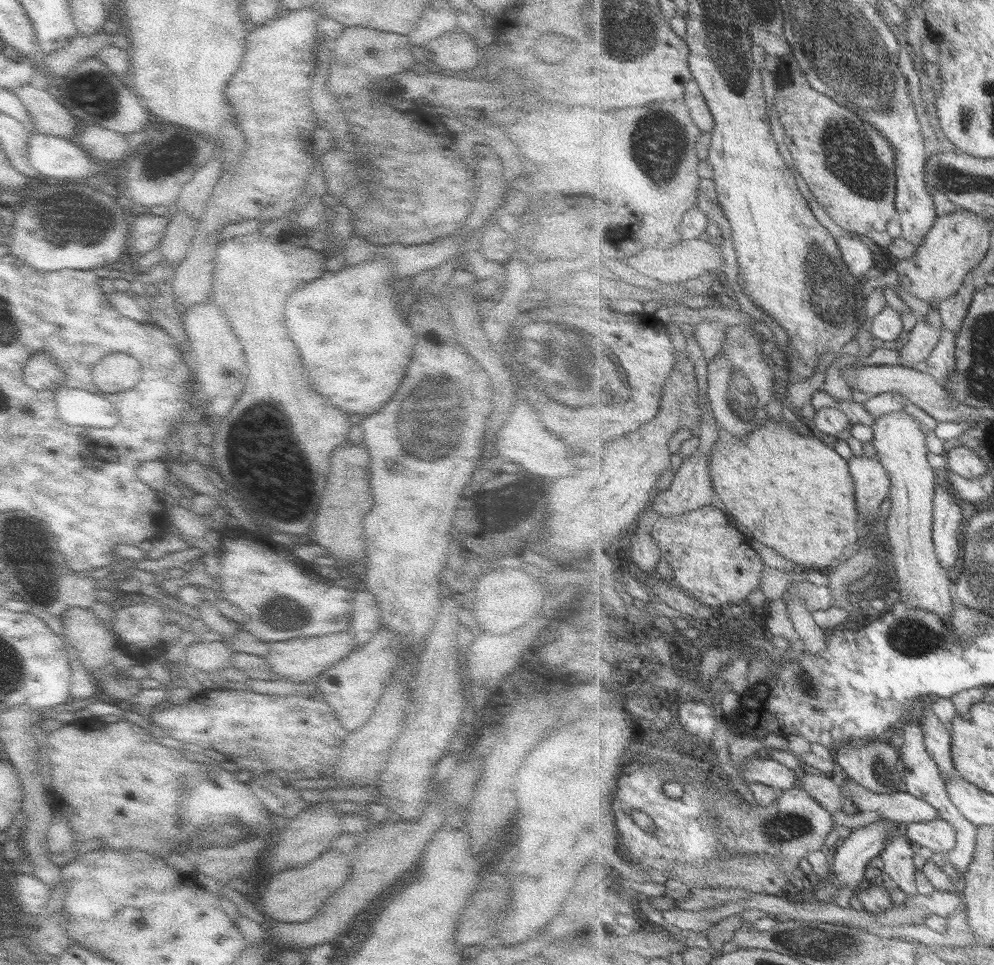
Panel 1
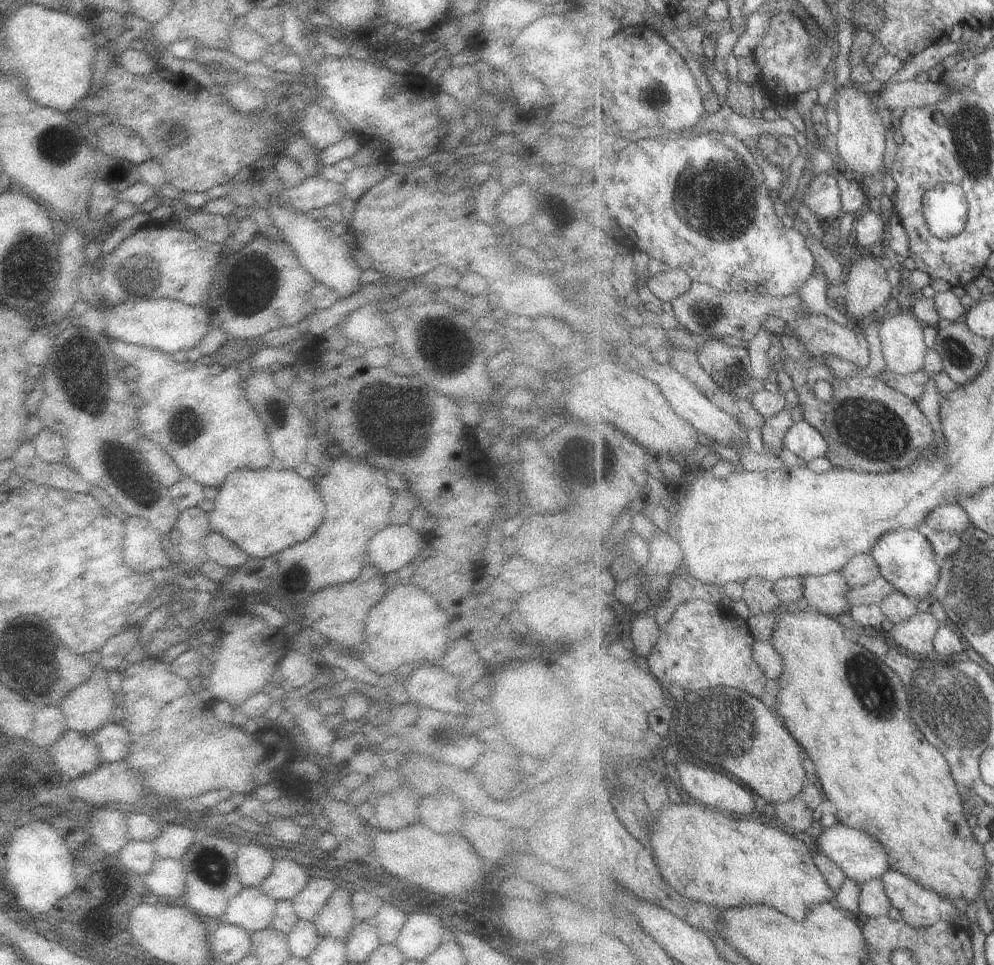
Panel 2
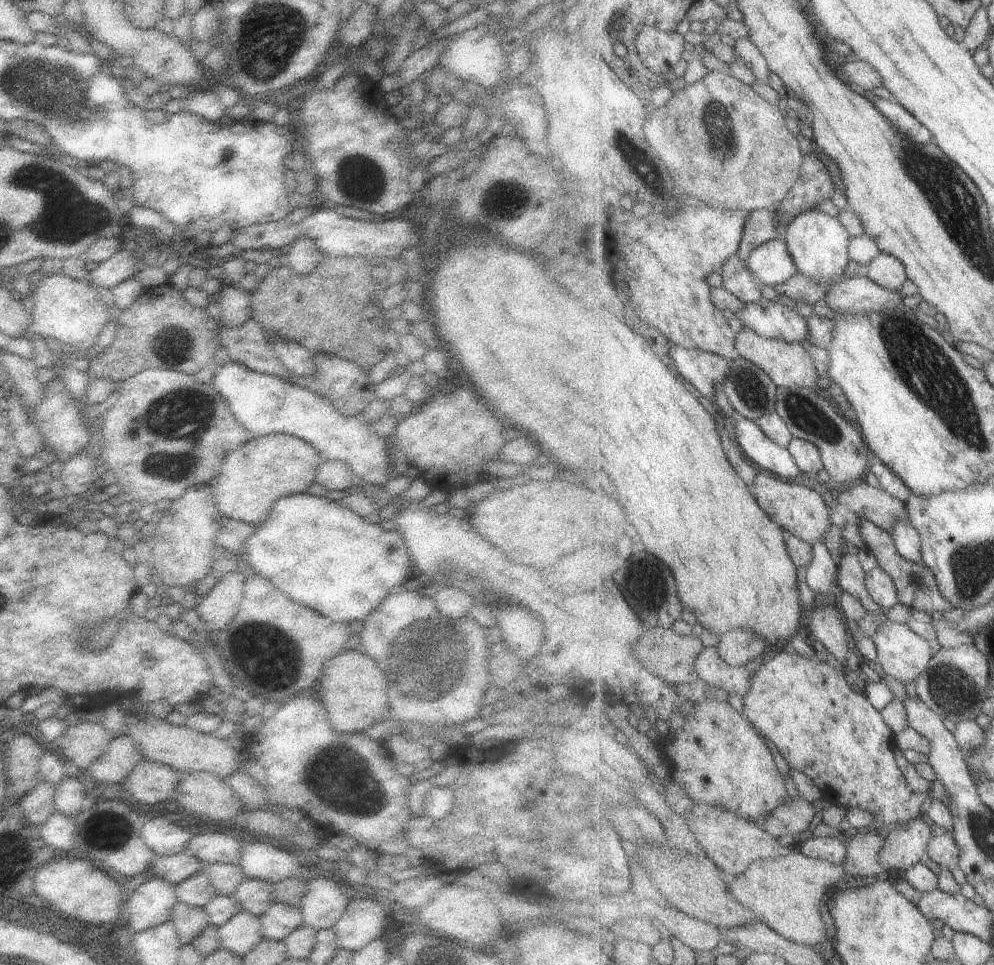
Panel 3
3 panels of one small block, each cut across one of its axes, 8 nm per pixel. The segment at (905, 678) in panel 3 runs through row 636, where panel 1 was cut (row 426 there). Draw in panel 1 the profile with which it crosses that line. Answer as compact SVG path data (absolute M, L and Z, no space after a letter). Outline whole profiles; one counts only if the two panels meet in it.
M905 411L890 412L875 418L873 429L874 438L871 443L892 482L885 544L886 553L894 562L898 592L901 594L899 602L908 608L919 608L936 614L943 620L950 620L956 607L953 583L933 546L933 498L937 478L928 457L930 452L925 440L928 433L923 432L919 421Z

